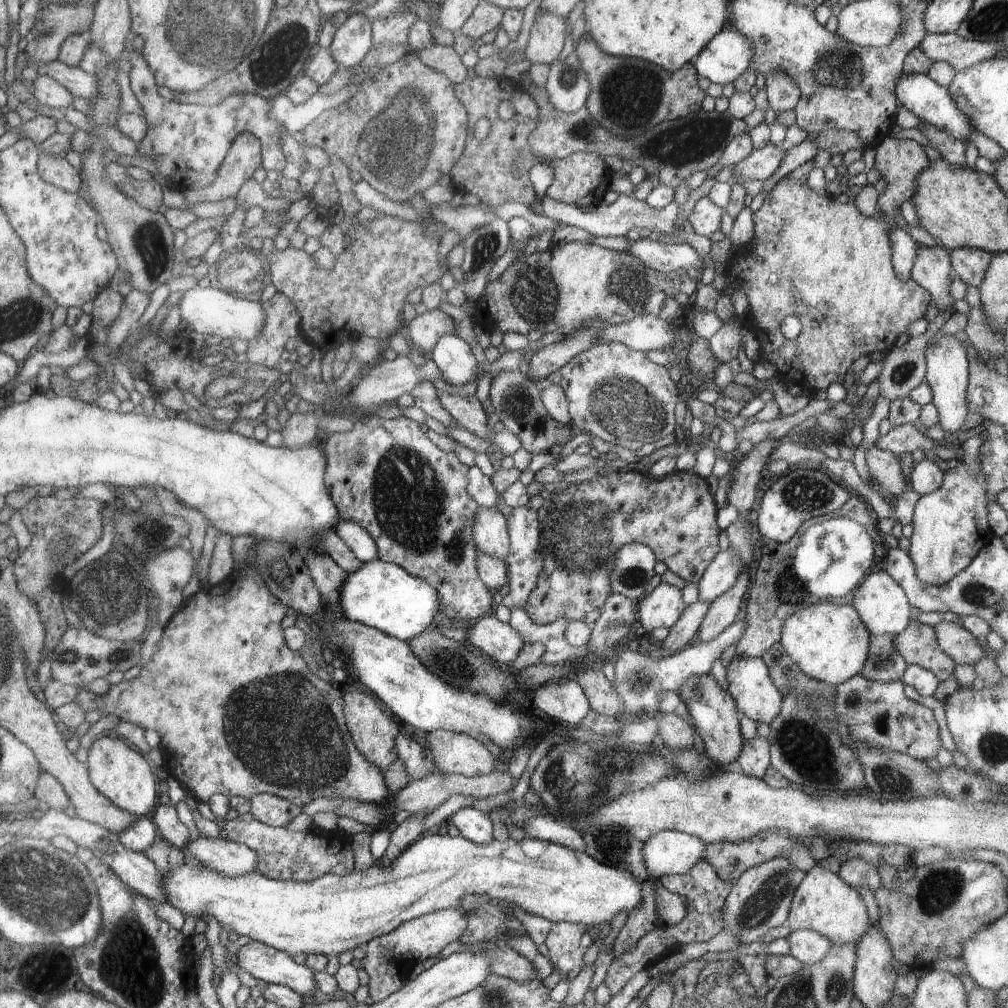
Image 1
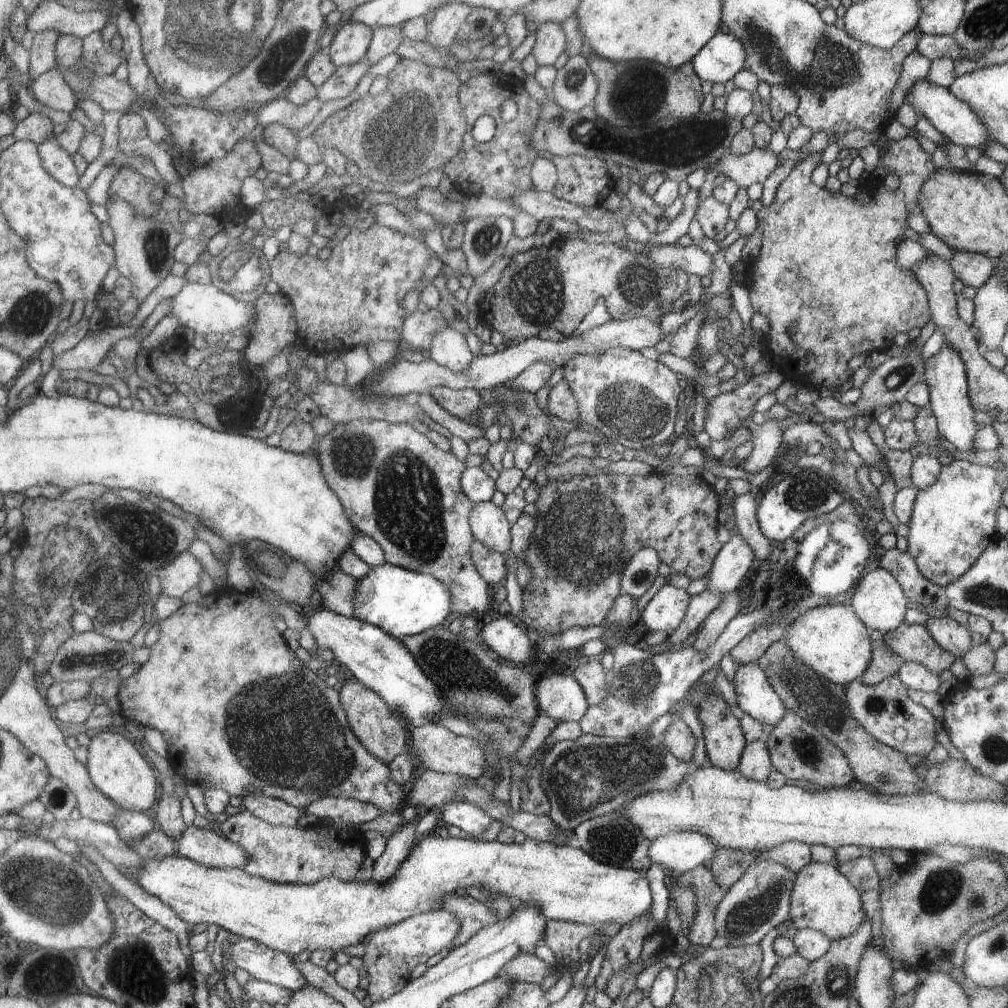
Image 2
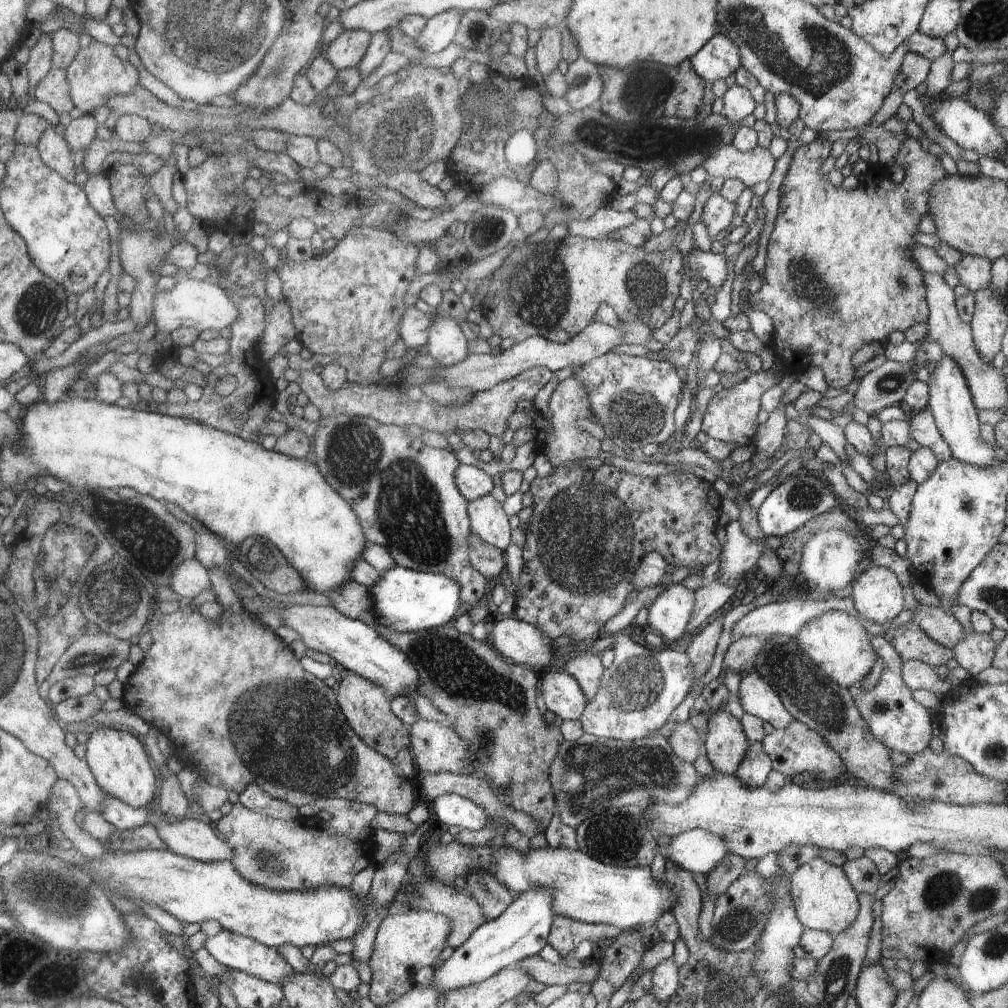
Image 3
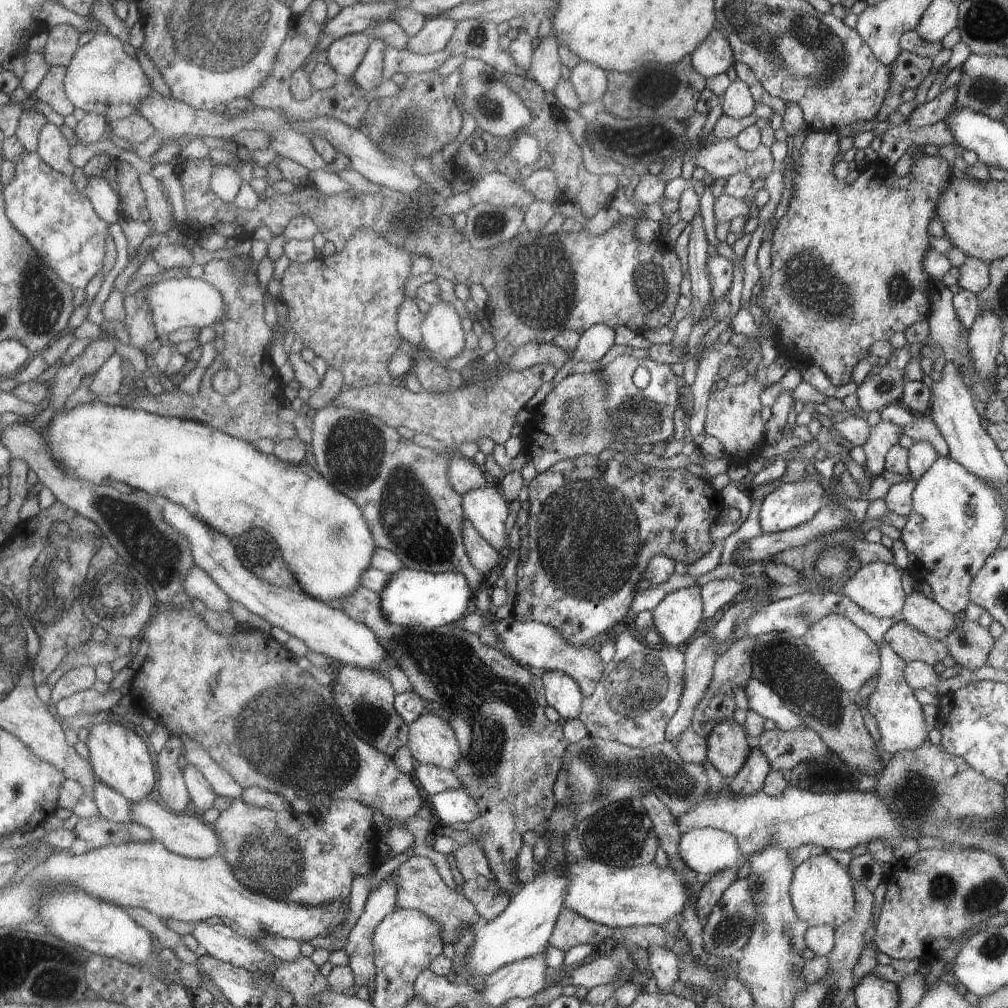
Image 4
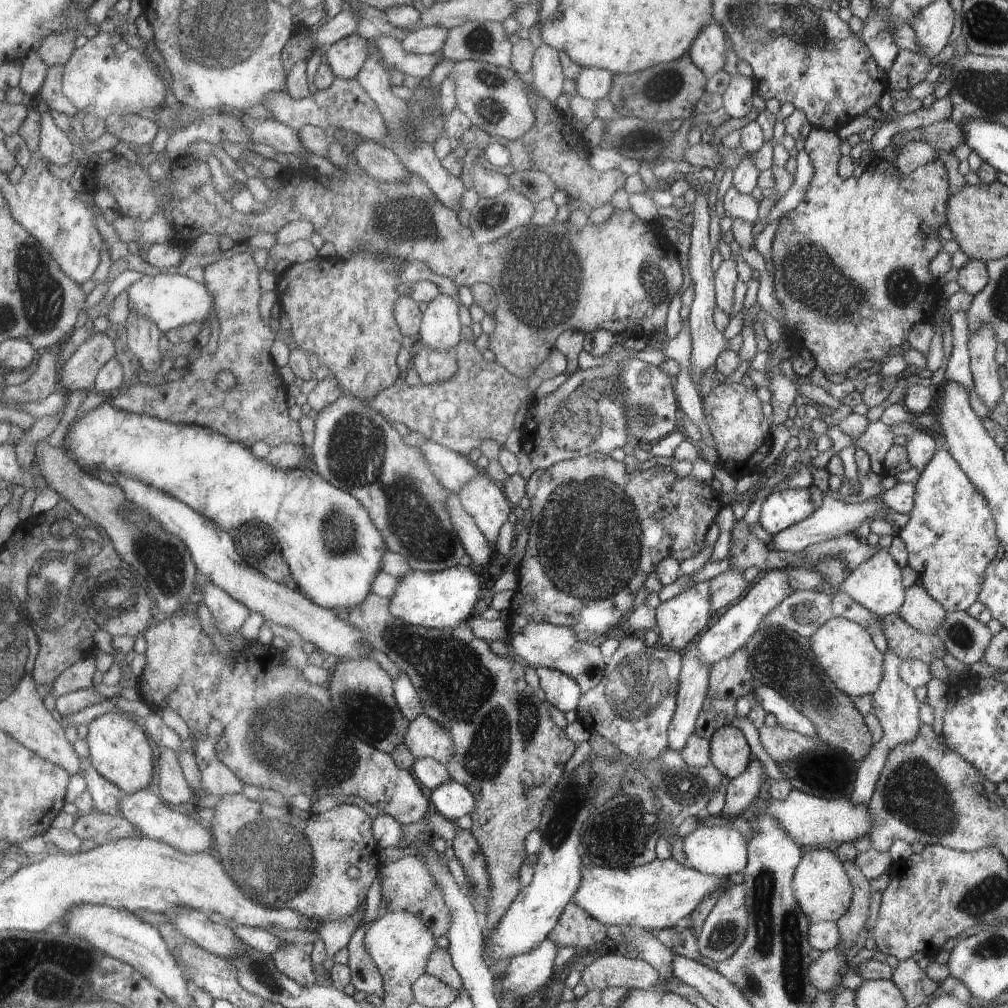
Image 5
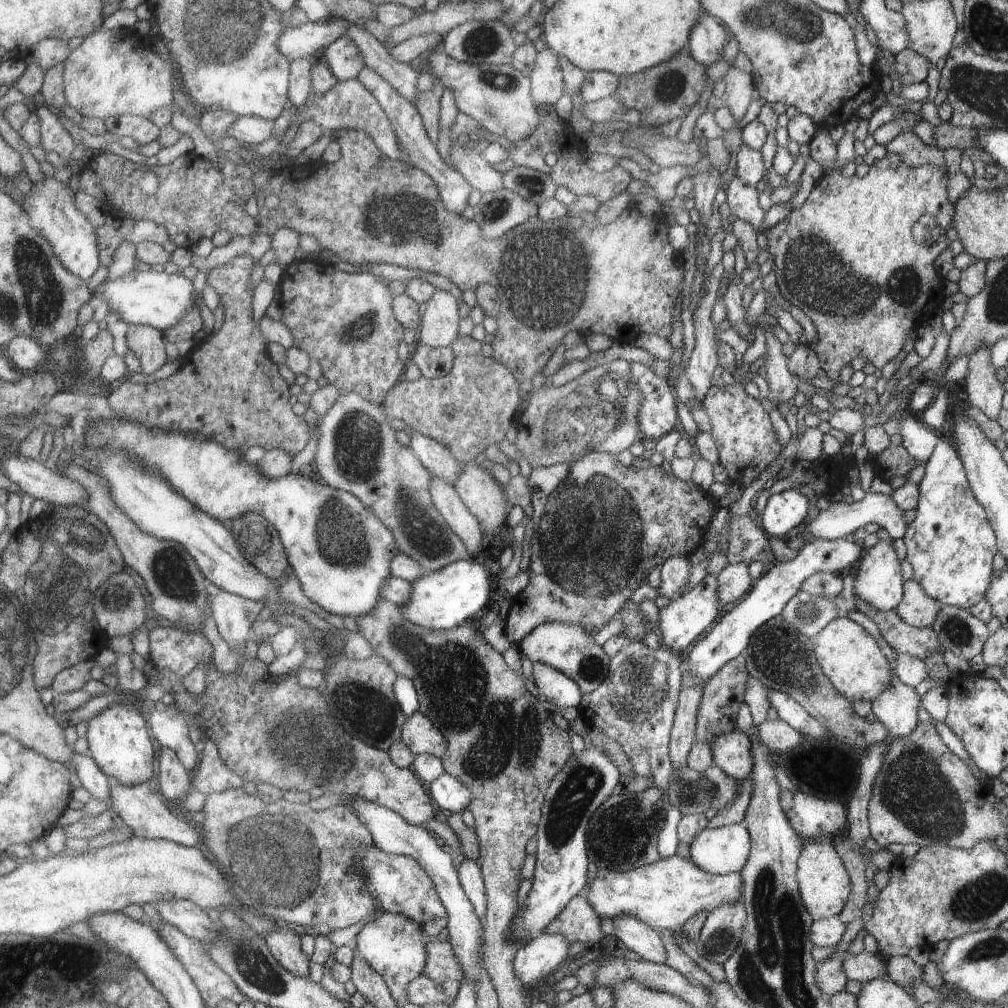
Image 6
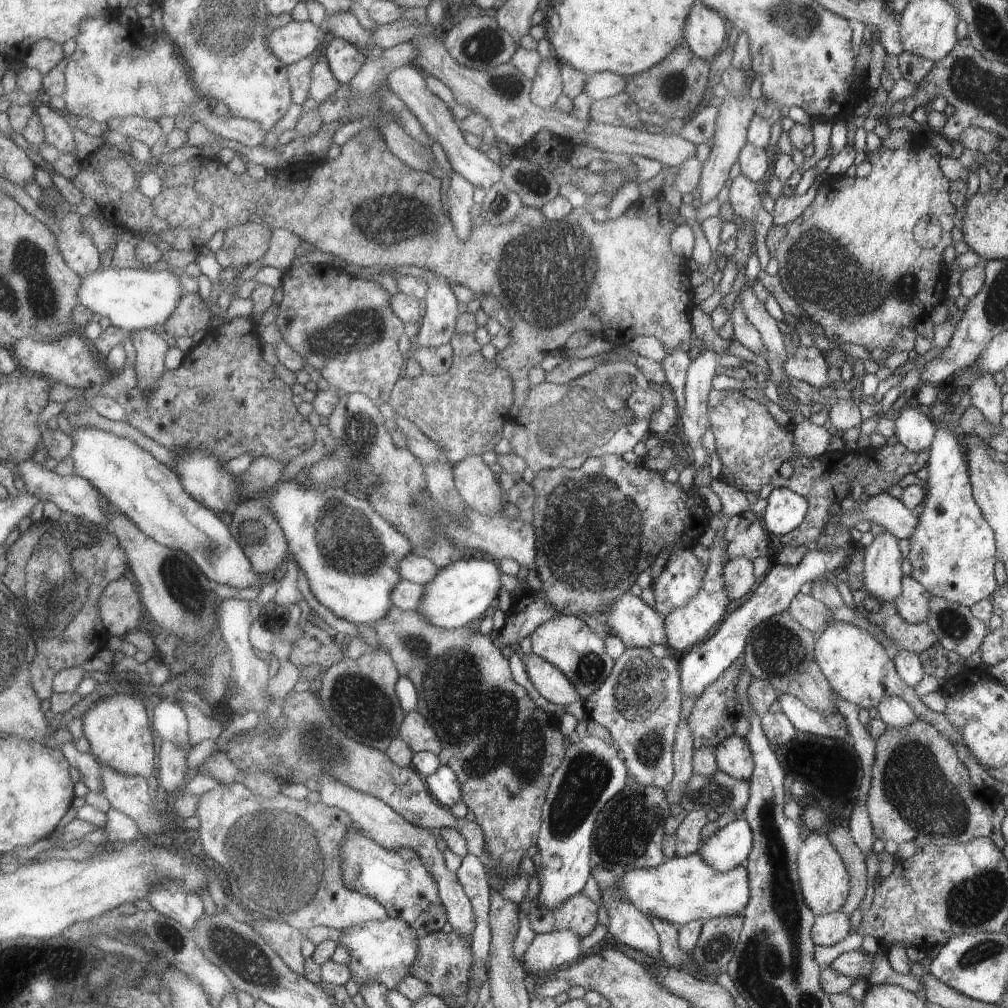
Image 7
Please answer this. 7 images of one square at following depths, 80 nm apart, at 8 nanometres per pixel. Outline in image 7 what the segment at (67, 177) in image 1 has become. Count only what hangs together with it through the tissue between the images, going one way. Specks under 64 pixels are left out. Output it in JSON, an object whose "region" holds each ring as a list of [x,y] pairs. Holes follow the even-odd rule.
{"region":[[[50,104],[35,110],[44,130],[44,142],[64,153],[74,153],[76,142],[69,121],[69,116],[54,109]]]}

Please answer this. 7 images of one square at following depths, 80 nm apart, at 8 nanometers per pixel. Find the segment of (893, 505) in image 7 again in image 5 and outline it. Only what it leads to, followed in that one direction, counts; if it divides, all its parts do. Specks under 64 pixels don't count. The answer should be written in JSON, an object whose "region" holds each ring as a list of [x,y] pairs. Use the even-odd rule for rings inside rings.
{"region":[[[810,462],[805,464],[812,474],[813,484],[816,485],[822,492],[822,505],[811,514],[810,517],[805,518],[803,521],[789,526],[787,529],[781,530],[779,533],[773,535],[771,542],[766,546],[773,551],[788,551],[796,554],[797,552],[804,551],[808,545],[821,543],[830,539],[839,537],[840,534],[850,534],[858,528],[866,518],[873,518],[873,520],[884,519],[890,513],[890,510],[885,505],[885,502],[879,497],[868,499],[867,501],[858,503],[850,501],[844,503],[834,499],[829,489],[829,472],[826,468],[816,468]],[[885,510],[885,511],[884,511]],[[880,512],[884,512],[882,516],[878,516]],[[885,517],[885,518],[884,518]]]}

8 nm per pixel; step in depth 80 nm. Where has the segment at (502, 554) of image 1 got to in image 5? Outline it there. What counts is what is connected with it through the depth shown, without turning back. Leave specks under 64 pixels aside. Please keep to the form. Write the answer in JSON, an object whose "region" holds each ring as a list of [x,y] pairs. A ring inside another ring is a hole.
{"region":[[[478,474],[457,495],[462,508],[472,516],[486,540],[497,544],[498,532],[508,520],[508,514],[513,512],[505,492],[492,480]]]}

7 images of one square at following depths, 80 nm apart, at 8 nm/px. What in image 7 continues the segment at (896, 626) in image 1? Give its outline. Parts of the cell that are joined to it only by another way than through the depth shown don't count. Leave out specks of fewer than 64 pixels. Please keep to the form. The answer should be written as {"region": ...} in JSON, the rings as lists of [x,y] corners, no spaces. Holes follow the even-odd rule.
{"region":[[[885,531],[864,548],[864,588],[868,596],[880,603],[893,603],[902,594],[903,558],[899,542],[894,534]]]}

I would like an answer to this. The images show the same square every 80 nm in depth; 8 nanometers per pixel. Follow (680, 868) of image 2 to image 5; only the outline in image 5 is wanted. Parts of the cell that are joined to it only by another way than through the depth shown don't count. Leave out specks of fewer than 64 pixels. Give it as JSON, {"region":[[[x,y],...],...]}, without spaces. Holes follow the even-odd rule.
{"region":[[[704,827],[694,829],[687,837],[683,838],[683,849],[686,857],[685,864],[694,870],[729,877],[730,874],[743,872],[747,866],[748,840],[742,831],[731,827]]]}

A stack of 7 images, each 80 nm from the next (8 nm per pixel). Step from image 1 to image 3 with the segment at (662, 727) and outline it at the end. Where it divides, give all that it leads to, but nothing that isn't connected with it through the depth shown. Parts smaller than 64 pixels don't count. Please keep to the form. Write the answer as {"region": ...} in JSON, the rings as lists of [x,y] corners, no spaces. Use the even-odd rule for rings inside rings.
{"region":[[[689,720],[676,723],[667,741],[672,752],[687,763],[694,763],[706,752],[704,736]]]}

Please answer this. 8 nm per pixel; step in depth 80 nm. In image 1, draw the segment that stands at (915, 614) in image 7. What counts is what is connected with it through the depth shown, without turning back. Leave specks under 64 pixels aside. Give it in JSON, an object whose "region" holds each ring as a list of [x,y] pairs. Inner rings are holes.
{"region":[[[942,620],[934,628],[944,654],[952,658],[956,664],[974,666],[981,658],[986,657],[985,648],[960,623]]]}

